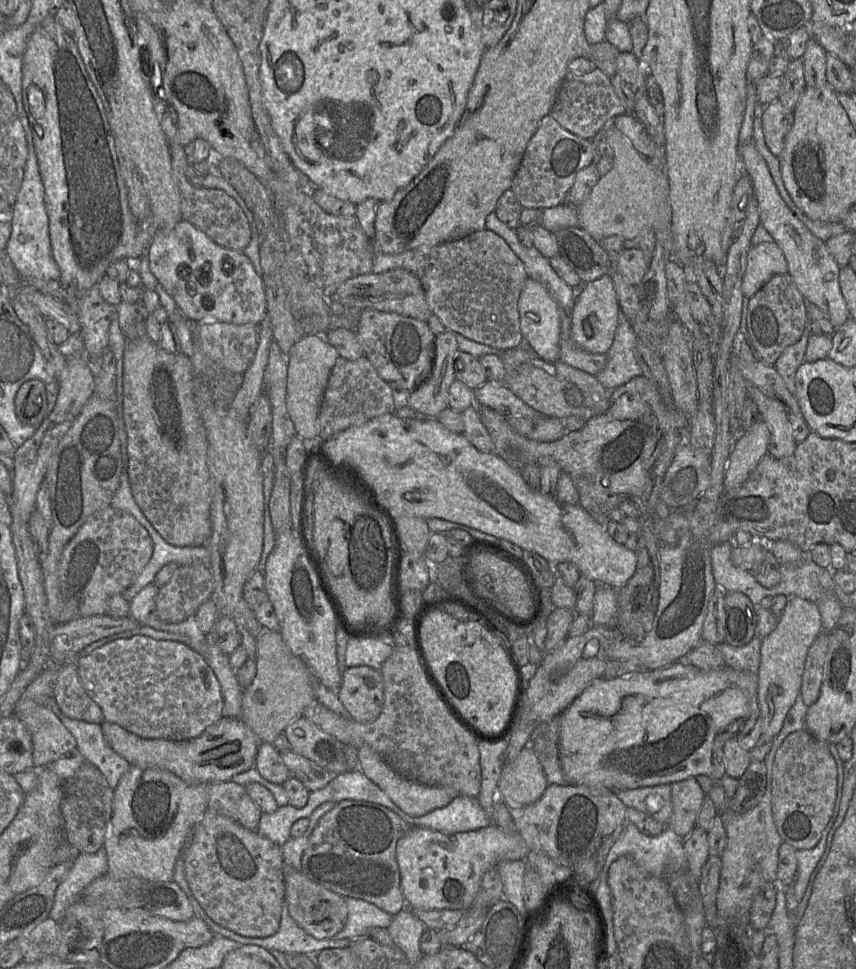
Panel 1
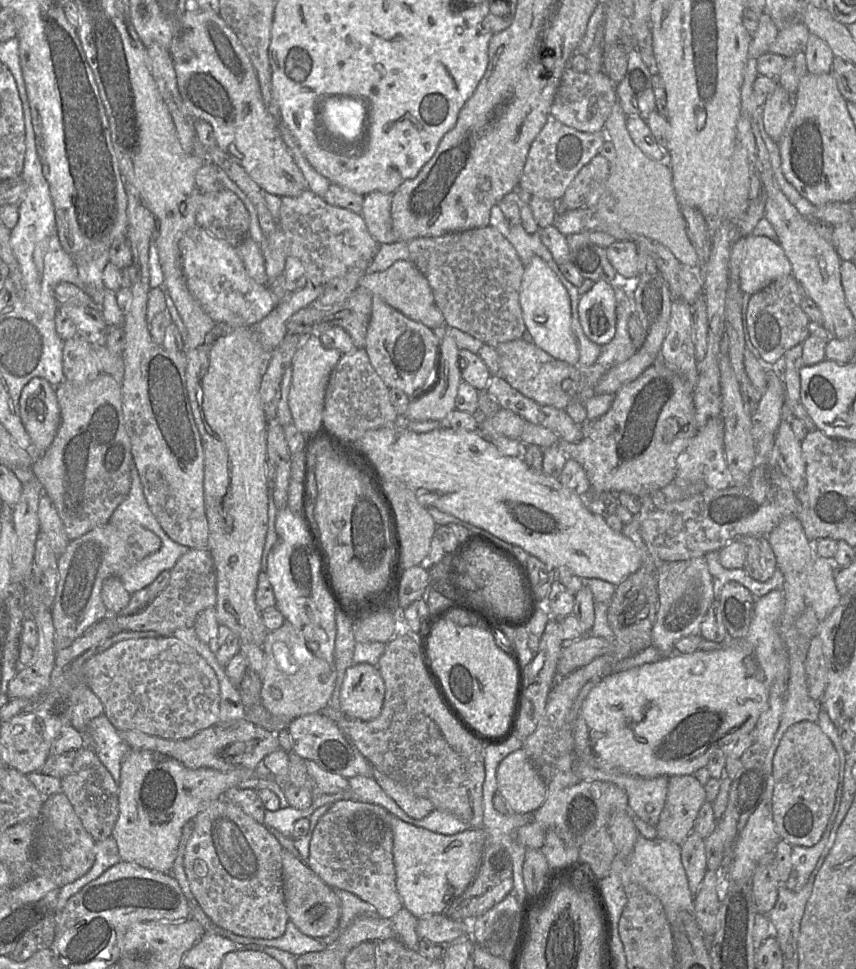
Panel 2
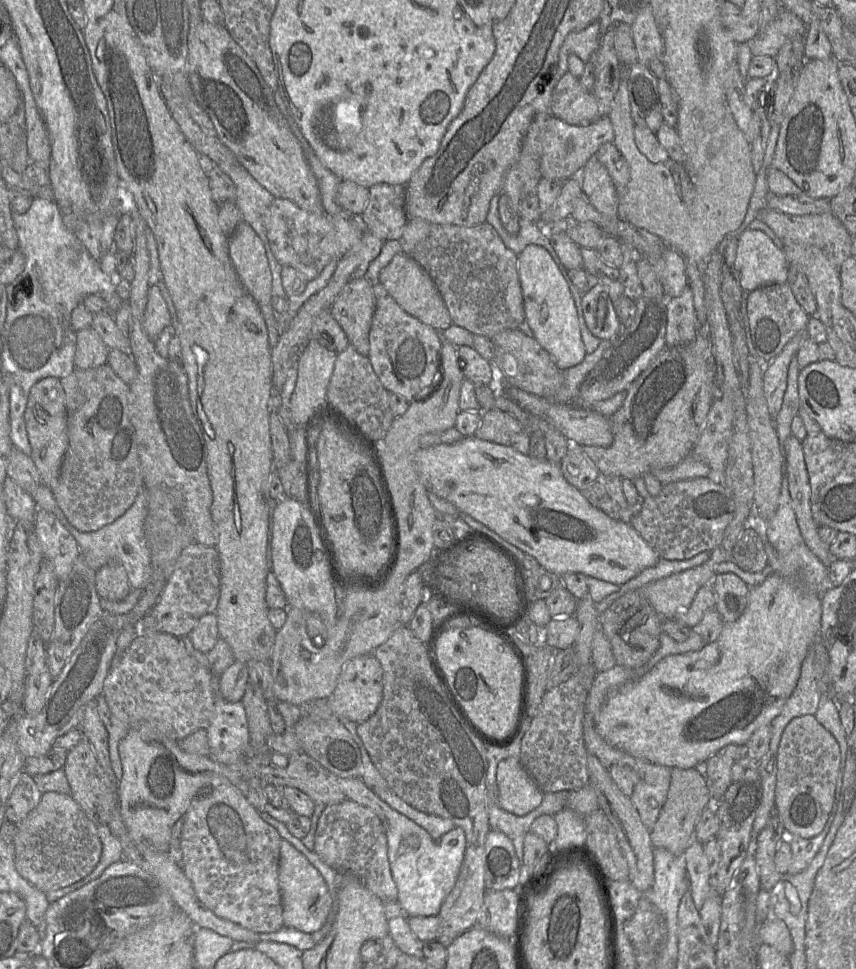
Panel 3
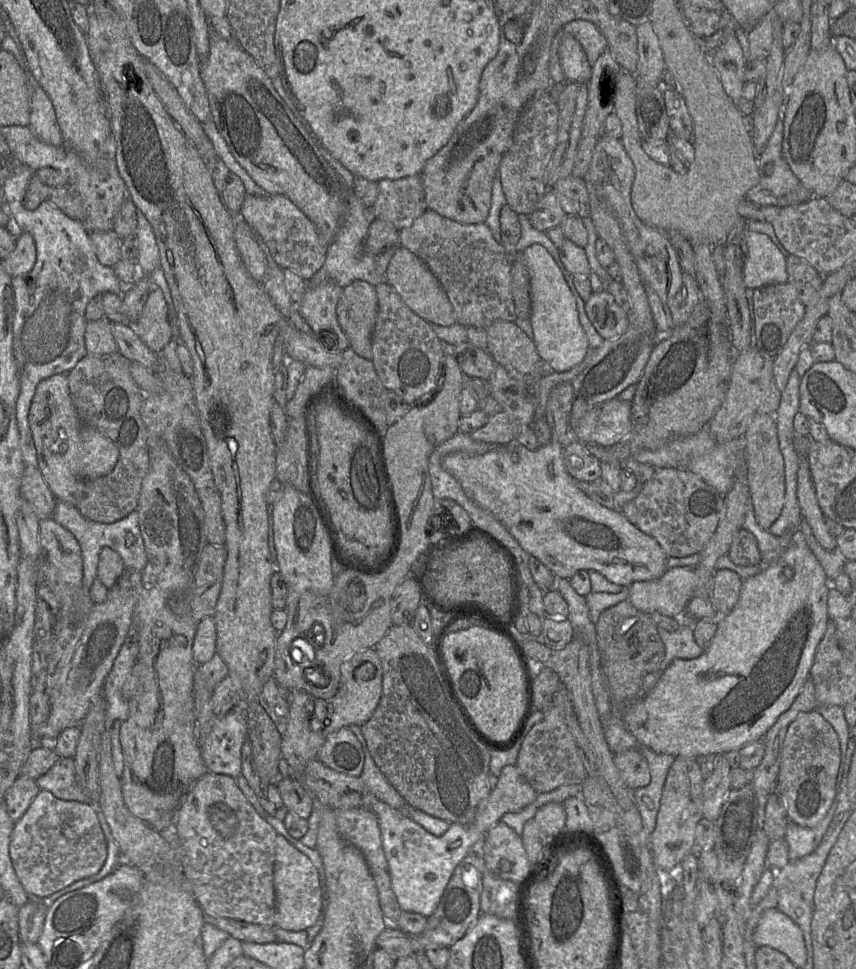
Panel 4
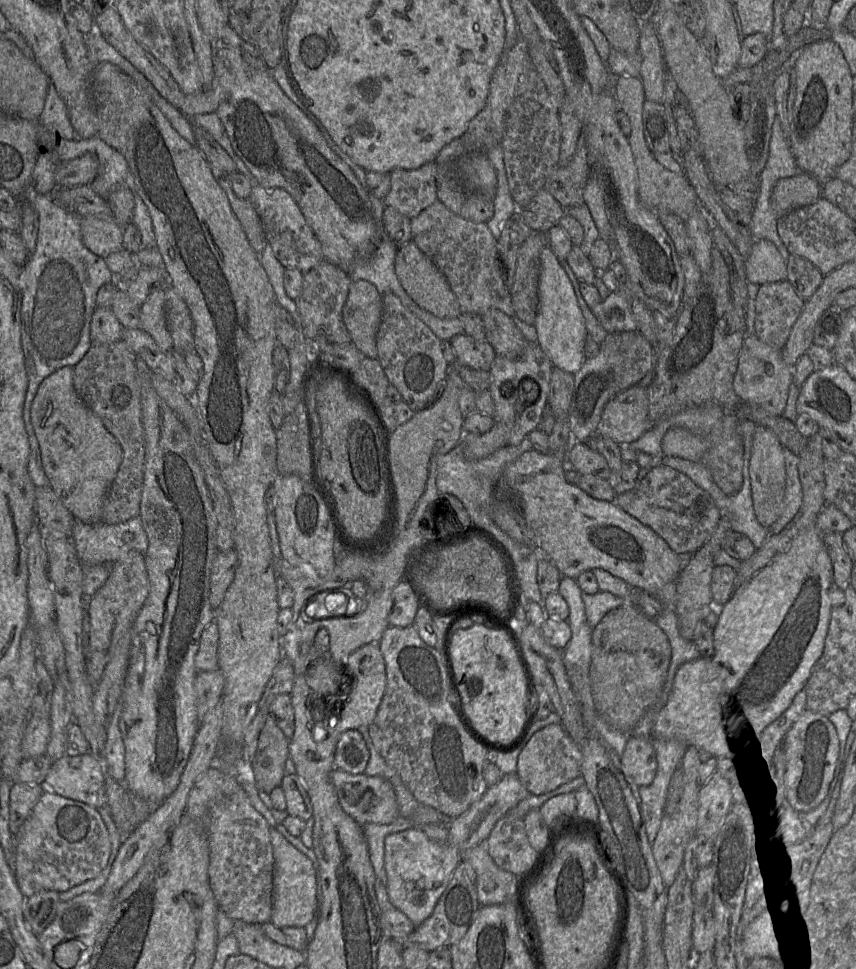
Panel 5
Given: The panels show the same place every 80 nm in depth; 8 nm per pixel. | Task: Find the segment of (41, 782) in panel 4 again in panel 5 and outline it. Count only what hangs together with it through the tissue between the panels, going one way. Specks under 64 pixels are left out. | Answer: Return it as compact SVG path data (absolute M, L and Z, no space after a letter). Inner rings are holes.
M90 753L64 754L52 763L44 781L61 796L95 808L106 806L103 767Z

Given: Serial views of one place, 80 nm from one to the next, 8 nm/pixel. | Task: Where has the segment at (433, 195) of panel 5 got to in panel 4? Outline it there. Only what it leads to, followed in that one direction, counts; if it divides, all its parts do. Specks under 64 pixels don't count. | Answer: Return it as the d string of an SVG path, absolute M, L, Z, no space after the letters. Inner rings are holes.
M421 175L378 181L378 194L371 209L376 219L391 223L397 230L410 225L427 209Z

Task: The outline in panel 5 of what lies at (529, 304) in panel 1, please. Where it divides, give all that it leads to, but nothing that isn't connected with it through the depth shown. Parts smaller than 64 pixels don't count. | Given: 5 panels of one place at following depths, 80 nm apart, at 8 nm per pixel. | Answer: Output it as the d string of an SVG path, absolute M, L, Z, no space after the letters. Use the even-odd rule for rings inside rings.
M550 247L543 249L540 255L538 294L539 305L534 323L537 344L554 367L575 374L587 360L584 355L587 329L569 277Z

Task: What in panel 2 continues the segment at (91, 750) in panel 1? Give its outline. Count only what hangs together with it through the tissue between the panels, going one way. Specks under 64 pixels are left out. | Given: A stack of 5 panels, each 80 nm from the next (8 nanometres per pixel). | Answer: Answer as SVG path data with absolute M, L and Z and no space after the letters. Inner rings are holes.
M101 714L89 722L87 732L81 735L83 746L94 751L118 784L122 761L129 752L129 746L120 737L119 730L115 728L105 714Z

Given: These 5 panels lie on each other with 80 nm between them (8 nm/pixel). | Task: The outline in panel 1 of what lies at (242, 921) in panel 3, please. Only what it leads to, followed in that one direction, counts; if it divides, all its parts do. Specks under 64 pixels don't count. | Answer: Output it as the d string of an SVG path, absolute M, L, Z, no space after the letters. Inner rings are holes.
M209 810L205 811L202 818L196 824L195 831L193 831L193 841L190 847L187 849L185 857L186 880L194 898L200 904L207 916L221 927L228 929L238 935L249 938L269 937L275 934L279 929L282 908L285 902L283 867L284 861L282 847L278 846L267 837L260 835L258 831L248 830L235 822L233 819L216 814L215 812Z

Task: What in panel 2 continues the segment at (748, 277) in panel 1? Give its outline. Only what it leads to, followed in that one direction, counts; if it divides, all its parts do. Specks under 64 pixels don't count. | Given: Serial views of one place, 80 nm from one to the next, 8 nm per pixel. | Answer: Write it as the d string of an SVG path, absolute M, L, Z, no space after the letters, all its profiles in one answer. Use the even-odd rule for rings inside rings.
M751 234L747 237L740 266L740 288L744 293L752 295L772 281L790 274L791 265L778 243L764 236Z

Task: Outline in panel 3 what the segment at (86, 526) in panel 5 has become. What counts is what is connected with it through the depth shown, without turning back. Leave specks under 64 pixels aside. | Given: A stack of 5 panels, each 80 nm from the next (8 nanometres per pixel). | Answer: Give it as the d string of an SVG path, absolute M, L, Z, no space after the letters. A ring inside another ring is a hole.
M40 484L33 492L29 493L38 509L46 510L54 514L58 520L76 539L82 558L85 563L95 572L107 563L119 562L127 572L128 582L131 590L145 589L153 580L153 569L151 565L151 553L147 546L144 531L144 523L148 514L148 501L145 489L141 490L133 505L118 519L107 524L97 531L81 532L74 528L65 518L59 508L54 495L49 487Z

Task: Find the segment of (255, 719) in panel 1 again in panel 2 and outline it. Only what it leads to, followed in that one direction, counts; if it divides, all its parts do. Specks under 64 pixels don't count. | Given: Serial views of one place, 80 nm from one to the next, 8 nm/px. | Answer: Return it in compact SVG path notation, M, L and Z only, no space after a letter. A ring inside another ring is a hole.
M285 621L277 630L270 631L262 645L265 664L260 679L261 705L272 715L291 719L320 712L328 706L335 688L337 672L334 664L330 664L322 658L315 656L307 647L301 632L293 624Z

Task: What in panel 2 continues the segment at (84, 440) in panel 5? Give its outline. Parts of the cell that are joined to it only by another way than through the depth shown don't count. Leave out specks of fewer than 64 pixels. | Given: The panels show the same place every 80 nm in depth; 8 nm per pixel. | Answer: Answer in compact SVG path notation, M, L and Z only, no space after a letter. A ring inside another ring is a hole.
M42 378L31 379L21 391L19 413L31 438L31 445L25 450L32 457L42 457L52 444L60 425L56 386Z

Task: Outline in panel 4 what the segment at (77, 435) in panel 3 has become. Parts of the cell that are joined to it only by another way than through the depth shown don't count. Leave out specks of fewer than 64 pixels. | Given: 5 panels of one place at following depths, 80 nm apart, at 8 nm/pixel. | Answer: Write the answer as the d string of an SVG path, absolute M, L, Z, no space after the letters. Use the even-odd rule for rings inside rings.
M119 352L103 356L87 354L67 374L71 400L82 423L95 428L109 438L119 450L119 458L114 469L106 476L86 481L81 497L75 504L84 517L94 522L111 524L137 509L142 483L149 468L147 433L141 417L145 392L133 380L130 374L130 363L131 361Z

